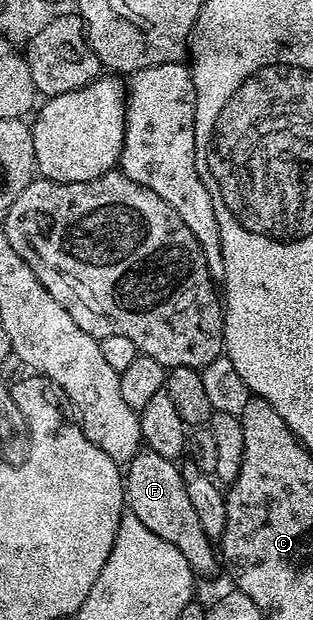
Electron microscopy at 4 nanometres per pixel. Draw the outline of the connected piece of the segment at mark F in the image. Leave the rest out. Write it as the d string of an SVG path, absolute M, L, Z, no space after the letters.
M141 450L134 459L128 461L123 477L127 511L132 512L134 518L144 523L153 534L158 534L158 538L166 538L166 542L170 542L170 546L174 546L174 550L186 558L193 577L212 576L222 568L214 541L208 537L206 530L202 530L198 513L186 495L182 474L173 461Z

